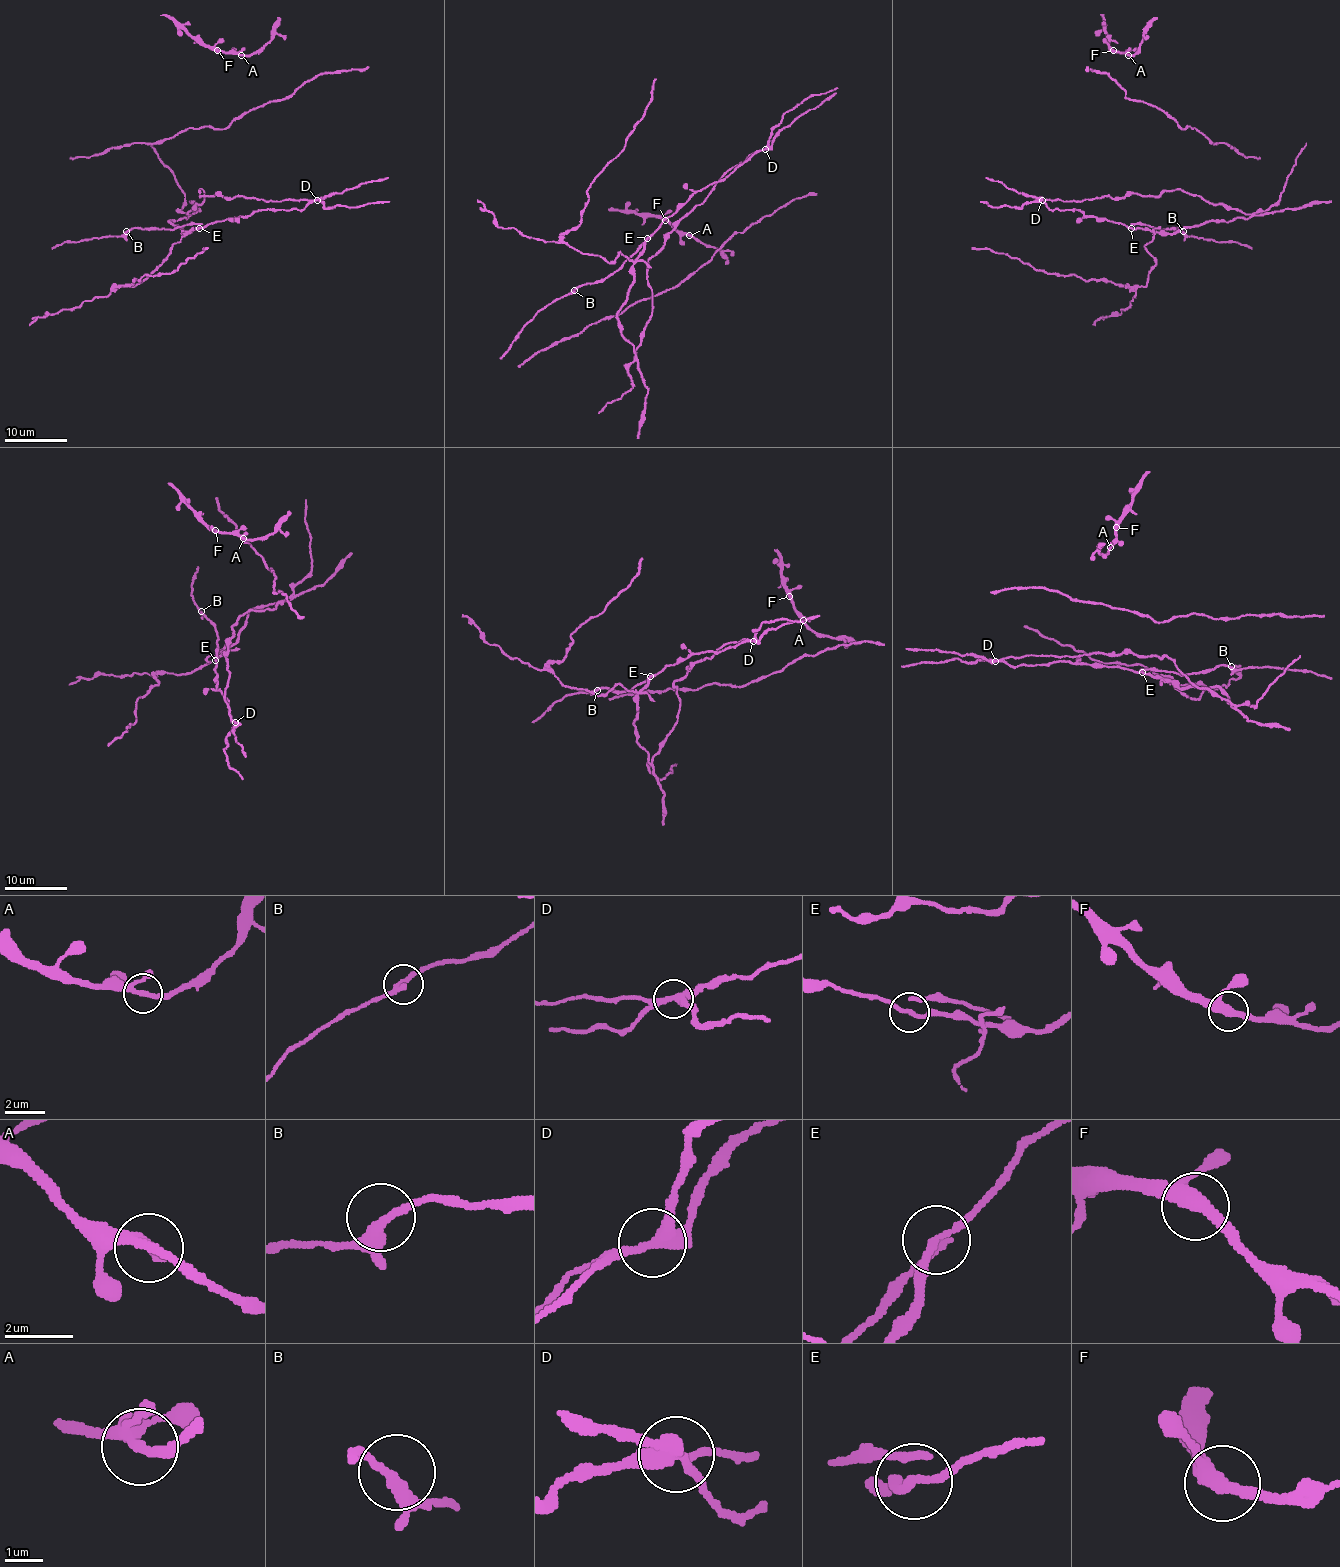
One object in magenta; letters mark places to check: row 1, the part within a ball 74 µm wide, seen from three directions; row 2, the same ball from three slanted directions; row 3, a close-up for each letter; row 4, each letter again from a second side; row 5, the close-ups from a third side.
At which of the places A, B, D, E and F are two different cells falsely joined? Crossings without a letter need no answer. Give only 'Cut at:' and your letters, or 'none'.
Cut at: D, E

